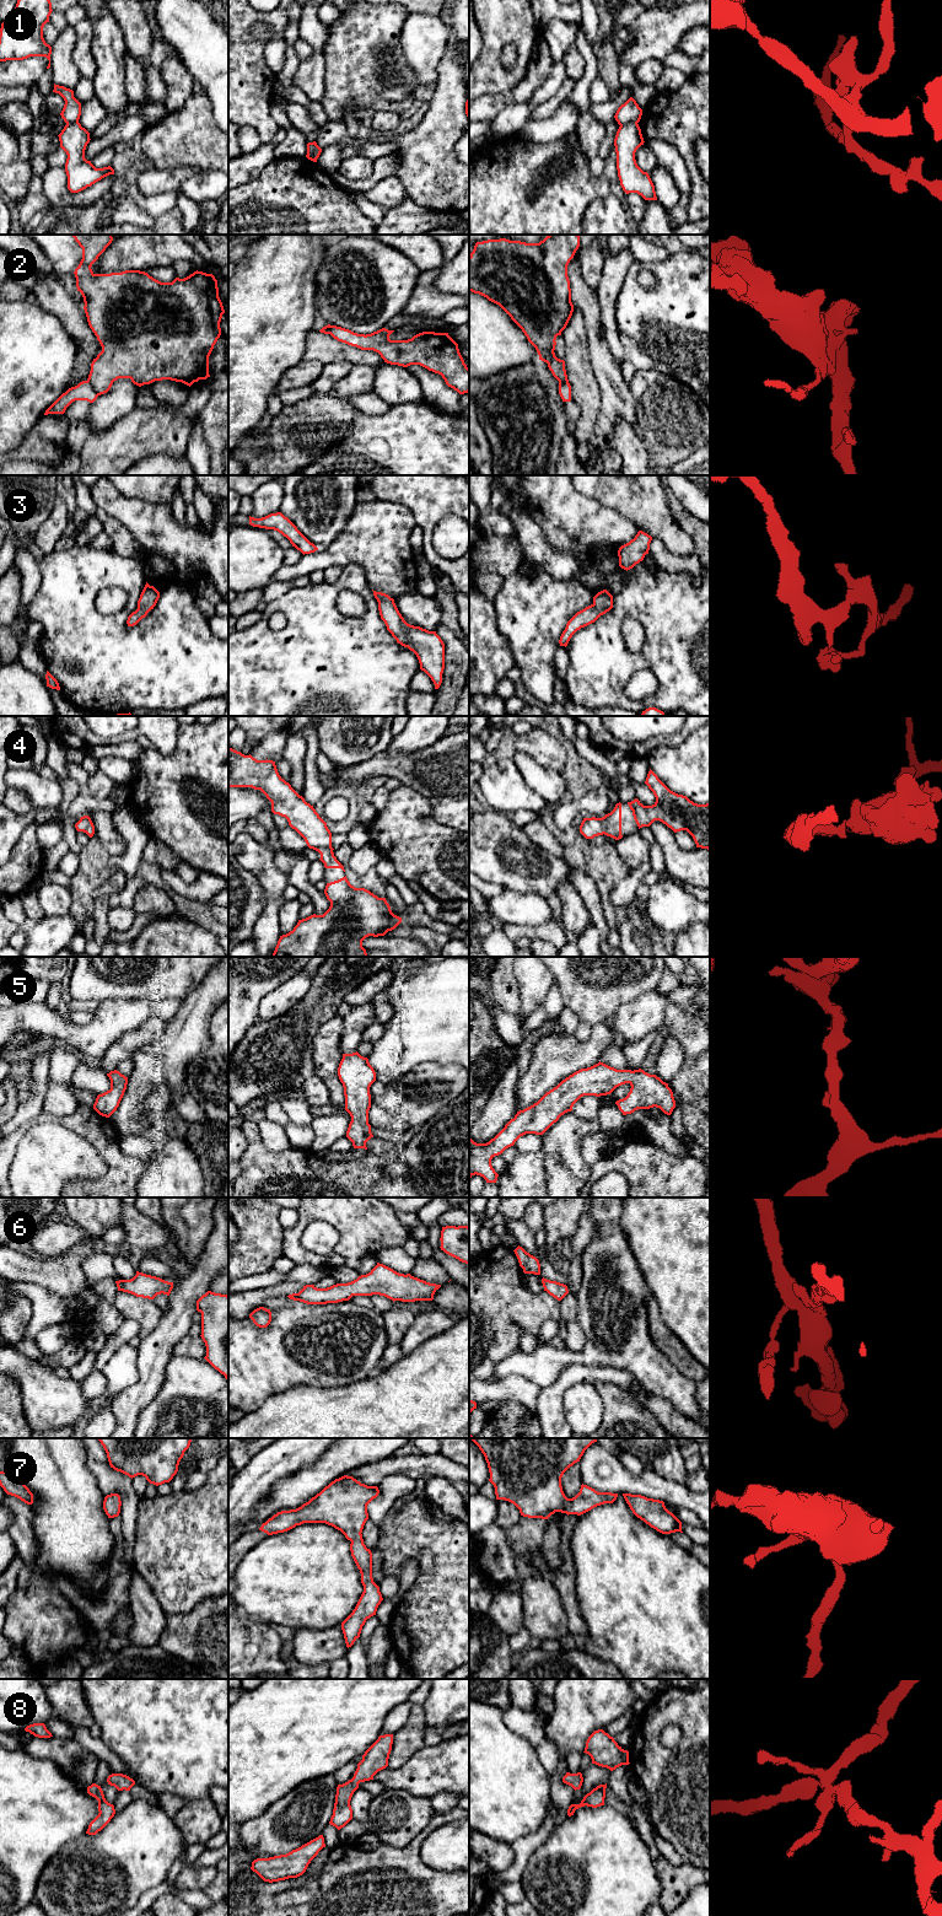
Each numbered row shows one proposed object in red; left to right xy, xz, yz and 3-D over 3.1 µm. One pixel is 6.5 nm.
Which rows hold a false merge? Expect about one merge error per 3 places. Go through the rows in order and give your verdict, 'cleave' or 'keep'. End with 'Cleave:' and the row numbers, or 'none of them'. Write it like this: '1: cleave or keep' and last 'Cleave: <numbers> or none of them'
1: cleave
2: cleave
3: keep
4: keep
5: keep
6: keep
7: keep
8: keep
Cleave: 1, 2

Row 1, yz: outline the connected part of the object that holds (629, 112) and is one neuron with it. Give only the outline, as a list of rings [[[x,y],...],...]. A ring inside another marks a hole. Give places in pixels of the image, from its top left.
[[[630,97],[624,104],[621,104],[614,118],[619,125],[624,125],[628,123],[639,123],[642,115],[642,109],[639,107],[636,101]]]

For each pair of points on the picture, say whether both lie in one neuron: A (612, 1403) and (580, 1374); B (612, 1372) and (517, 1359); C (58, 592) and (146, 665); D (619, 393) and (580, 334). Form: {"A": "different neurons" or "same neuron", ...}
{"A": "different neurons", "B": "different neurons", "C": "same neuron", "D": "different neurons"}

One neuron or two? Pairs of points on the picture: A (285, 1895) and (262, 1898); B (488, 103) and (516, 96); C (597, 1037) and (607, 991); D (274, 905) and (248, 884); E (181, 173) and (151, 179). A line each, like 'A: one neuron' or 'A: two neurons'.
A: two neurons
B: one neuron
C: two neurons
D: two neurons
E: one neuron

